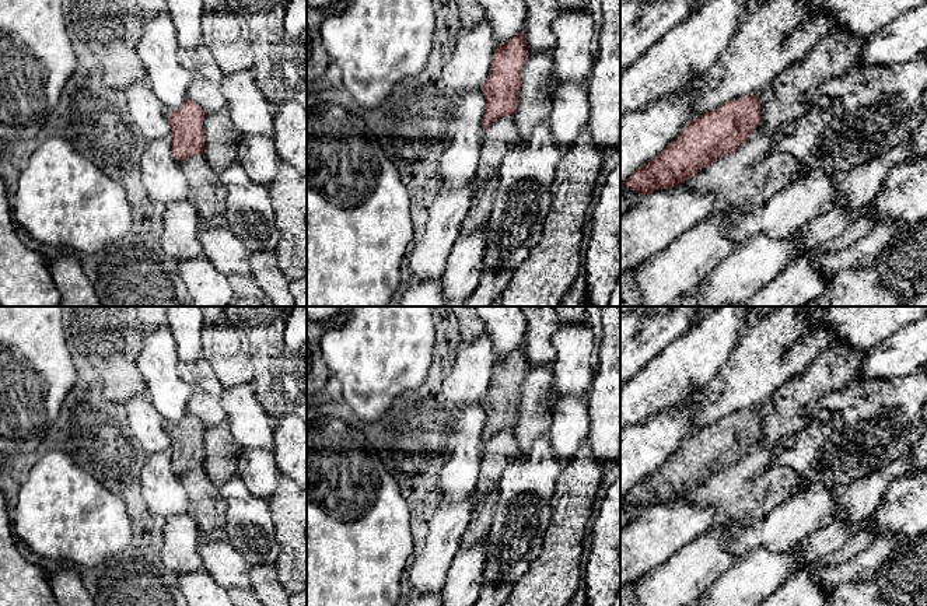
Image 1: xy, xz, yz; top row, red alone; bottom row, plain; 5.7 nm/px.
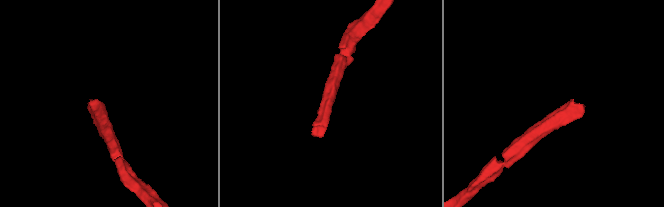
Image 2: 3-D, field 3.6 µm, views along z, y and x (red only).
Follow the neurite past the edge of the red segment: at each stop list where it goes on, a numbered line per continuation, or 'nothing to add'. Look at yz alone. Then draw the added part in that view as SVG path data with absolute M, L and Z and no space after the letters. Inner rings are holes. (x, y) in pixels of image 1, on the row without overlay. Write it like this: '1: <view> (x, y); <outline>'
nothing to add

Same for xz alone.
nothing to add

